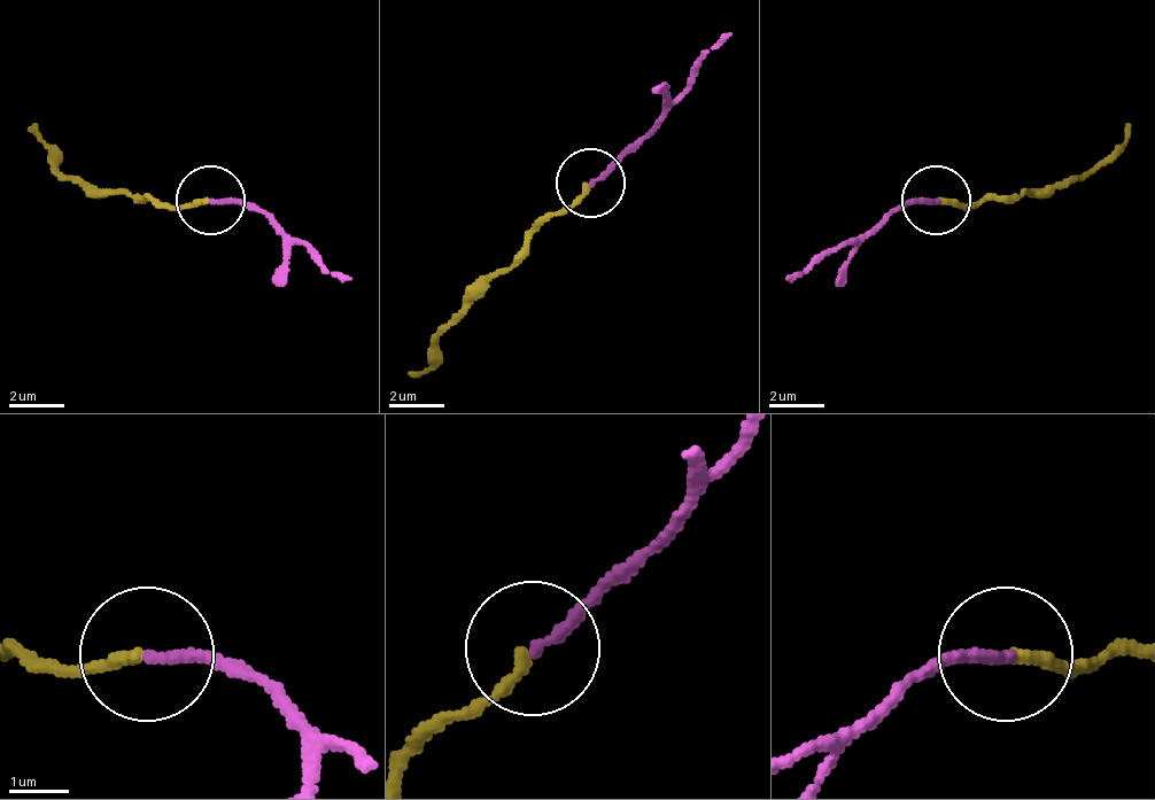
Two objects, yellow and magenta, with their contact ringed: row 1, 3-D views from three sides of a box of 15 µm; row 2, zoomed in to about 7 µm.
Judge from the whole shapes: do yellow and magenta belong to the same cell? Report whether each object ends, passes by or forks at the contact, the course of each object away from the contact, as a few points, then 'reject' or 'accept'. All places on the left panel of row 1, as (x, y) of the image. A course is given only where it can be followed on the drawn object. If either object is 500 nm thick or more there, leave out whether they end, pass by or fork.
yellow ends there; magenta ends there; yellow runs (206, 201), (94, 194), (60, 167), (60, 160), (25, 125); magenta runs (212, 201), (247, 201), (350, 278); accept

